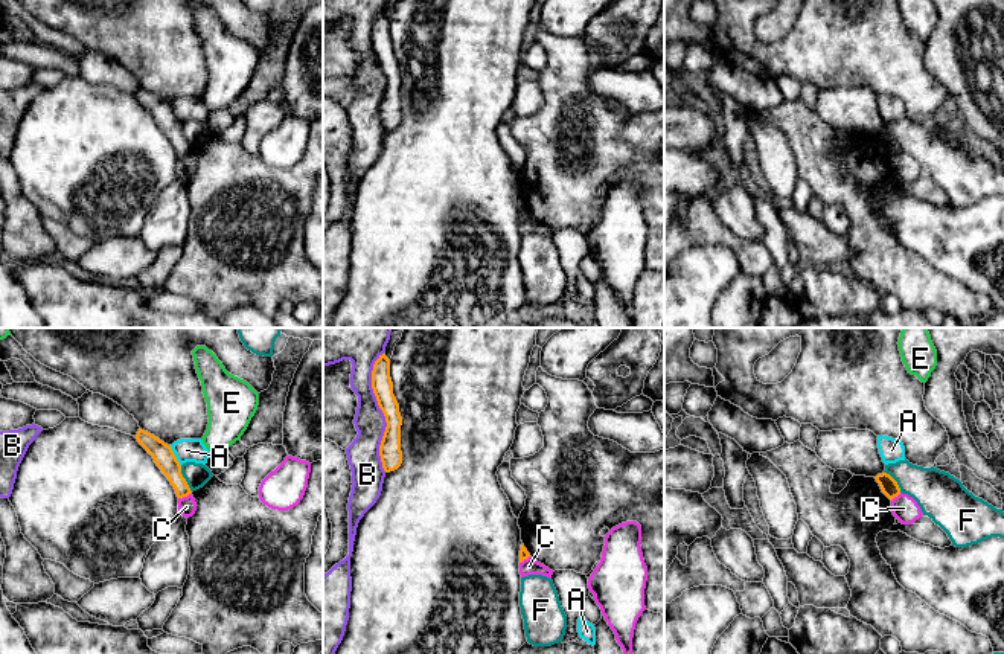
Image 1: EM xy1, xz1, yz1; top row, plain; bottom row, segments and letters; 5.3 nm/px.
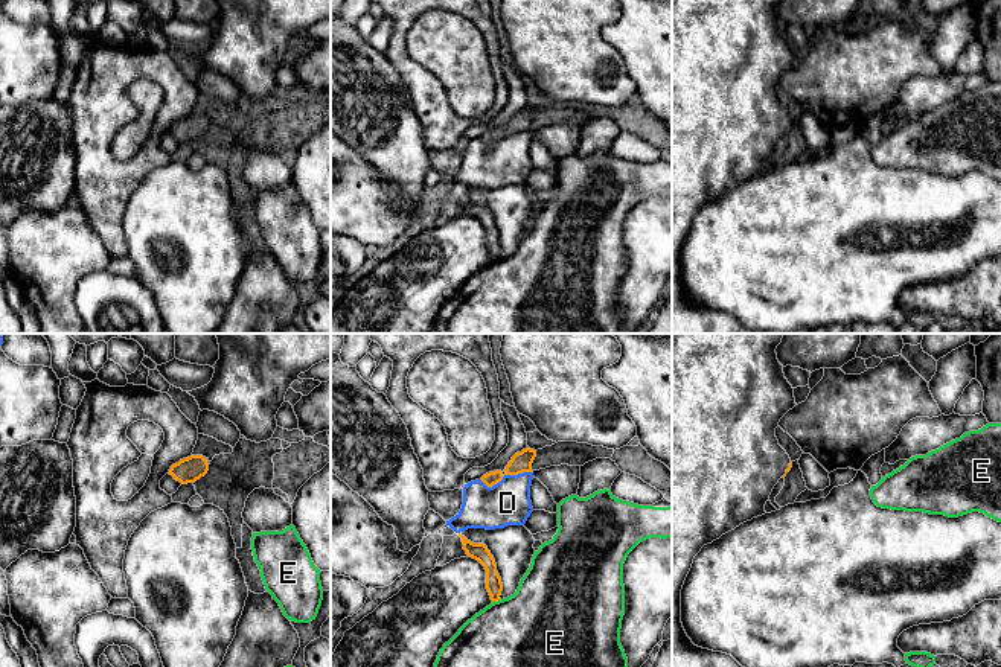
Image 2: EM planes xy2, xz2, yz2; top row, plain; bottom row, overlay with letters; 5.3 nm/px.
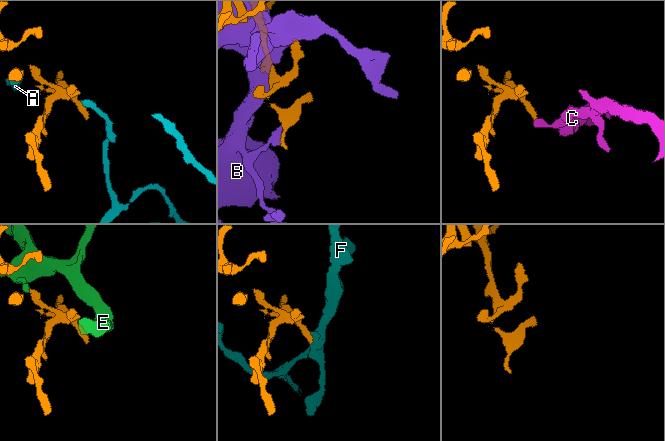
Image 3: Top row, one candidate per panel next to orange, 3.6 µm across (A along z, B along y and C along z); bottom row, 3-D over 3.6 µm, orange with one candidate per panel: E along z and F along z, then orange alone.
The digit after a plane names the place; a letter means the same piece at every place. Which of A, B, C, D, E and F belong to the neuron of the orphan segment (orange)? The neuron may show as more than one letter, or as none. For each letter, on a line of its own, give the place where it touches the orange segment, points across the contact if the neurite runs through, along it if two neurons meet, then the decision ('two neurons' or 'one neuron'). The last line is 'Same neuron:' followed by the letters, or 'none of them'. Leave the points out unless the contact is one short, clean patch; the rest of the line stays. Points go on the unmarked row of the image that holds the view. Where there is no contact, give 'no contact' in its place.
A: xy1 (174, 115) | along xy1 (169, 104), (180, 124) | two neurons
B: xz1 (383, 70) | two neurons
C: xy1 (185, 154) | along xy1 (191, 151), (179, 157) | two neurons
D: xz2 (506, 133) | two neurons
E: xz2 (495, 259) | two neurons
F: xy1 (185, 137) | along xy1 (180, 124), (180, 131), (192, 150) | two neurons
Same neuron: none of them

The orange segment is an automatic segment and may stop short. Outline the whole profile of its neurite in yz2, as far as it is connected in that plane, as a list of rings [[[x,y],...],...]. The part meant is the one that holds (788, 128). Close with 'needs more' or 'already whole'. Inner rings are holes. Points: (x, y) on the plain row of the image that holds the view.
[[[672,0],[672,334],[766,334],[742,326],[731,314],[698,306],[681,282],[681,248],[701,207],[765,174],[774,145],[792,126],[776,87],[795,62],[776,8],[782,0]]] | needs more

